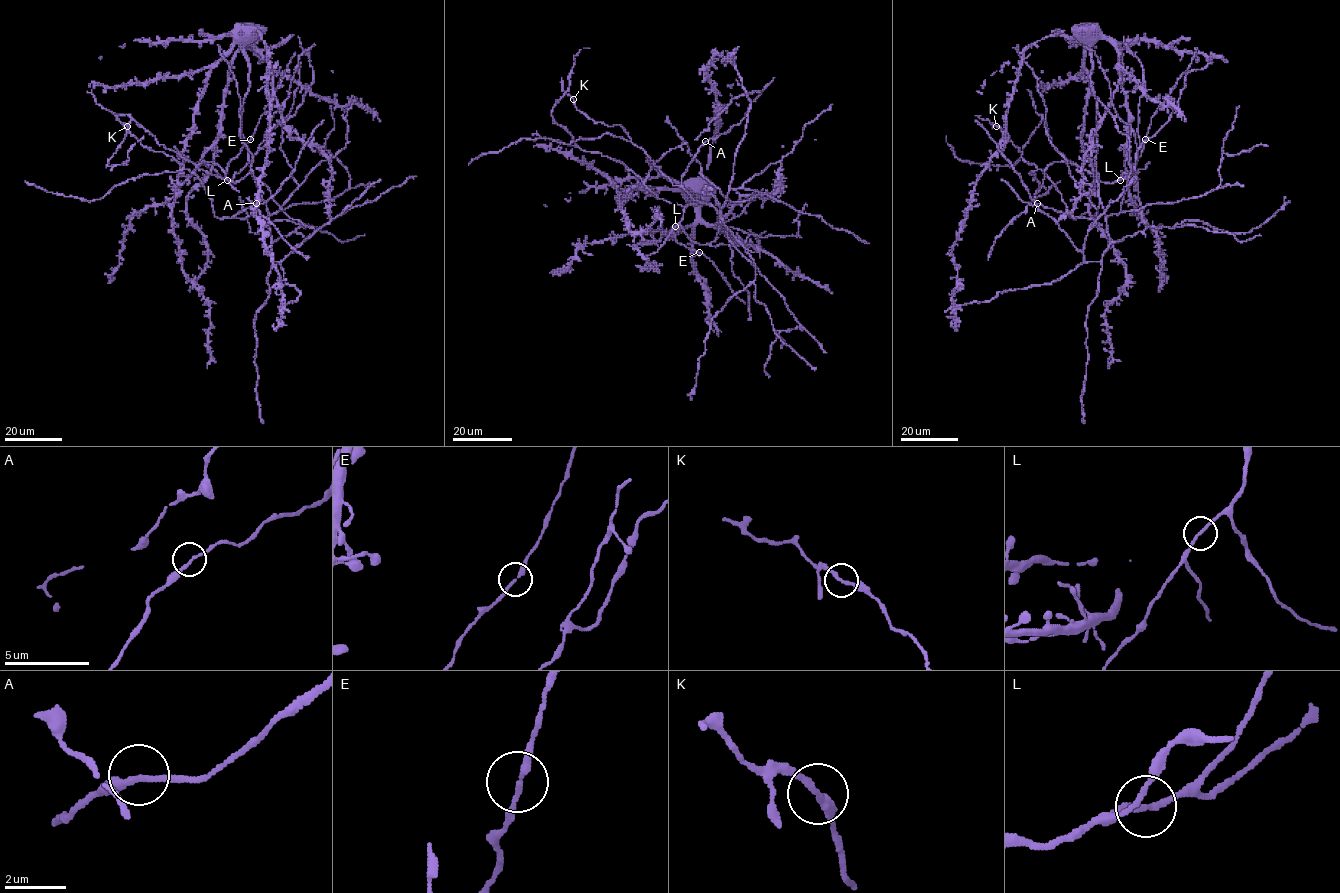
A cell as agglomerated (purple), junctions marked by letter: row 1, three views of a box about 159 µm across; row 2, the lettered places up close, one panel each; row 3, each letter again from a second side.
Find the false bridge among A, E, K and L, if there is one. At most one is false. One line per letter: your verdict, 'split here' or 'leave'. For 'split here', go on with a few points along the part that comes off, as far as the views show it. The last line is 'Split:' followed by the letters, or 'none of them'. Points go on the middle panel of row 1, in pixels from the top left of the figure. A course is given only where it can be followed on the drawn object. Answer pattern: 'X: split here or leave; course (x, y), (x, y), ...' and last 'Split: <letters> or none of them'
A: leave
E: leave
K: leave
L: leave
Split: none of them

